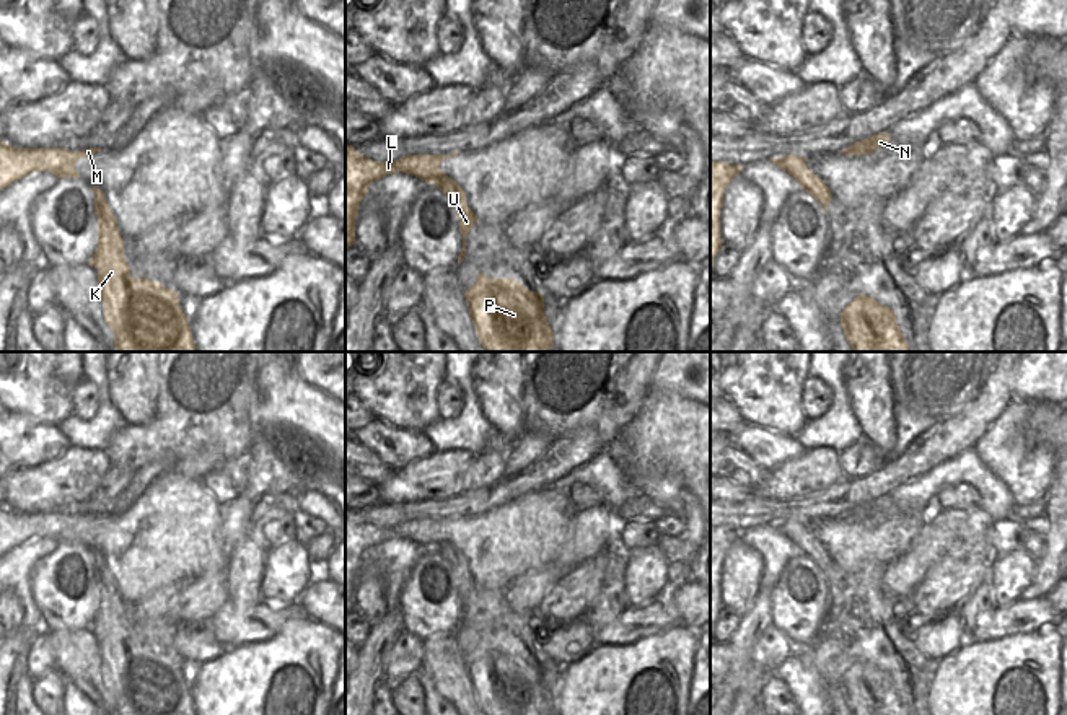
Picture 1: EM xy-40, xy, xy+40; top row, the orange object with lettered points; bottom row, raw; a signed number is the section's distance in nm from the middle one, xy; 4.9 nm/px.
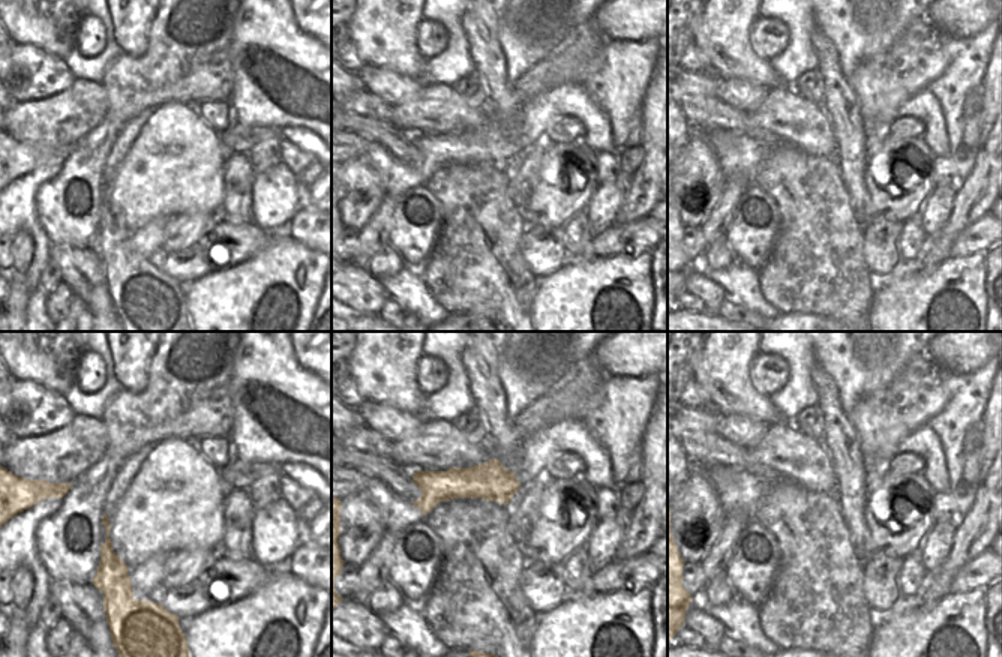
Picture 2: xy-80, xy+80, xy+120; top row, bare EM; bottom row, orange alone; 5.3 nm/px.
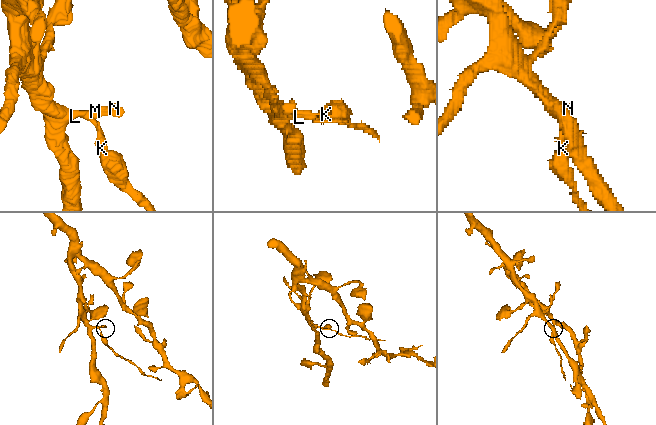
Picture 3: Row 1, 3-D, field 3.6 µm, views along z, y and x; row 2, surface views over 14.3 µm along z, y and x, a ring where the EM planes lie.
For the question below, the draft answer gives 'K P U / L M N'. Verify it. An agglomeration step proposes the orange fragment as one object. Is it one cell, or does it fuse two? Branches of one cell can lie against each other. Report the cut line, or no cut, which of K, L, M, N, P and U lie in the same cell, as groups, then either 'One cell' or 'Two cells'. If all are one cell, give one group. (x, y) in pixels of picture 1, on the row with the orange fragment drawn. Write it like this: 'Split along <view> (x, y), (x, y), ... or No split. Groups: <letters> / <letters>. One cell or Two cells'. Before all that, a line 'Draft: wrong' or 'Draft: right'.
Draft: right
Split along xy (465, 196), (453, 202). Groups: K P U / L M N. Two cells.

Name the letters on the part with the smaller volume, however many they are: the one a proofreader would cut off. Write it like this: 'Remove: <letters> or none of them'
Remove: K, P, U

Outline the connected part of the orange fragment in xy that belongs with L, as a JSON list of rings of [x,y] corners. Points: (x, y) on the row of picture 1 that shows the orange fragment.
[[[345,143],[345,249],[355,243],[355,218],[362,199],[368,194],[368,186],[386,174],[402,171],[427,184],[435,184],[453,204],[466,197],[463,187],[440,169],[445,158],[456,155],[458,151],[451,155],[406,155],[396,161],[373,161]]]

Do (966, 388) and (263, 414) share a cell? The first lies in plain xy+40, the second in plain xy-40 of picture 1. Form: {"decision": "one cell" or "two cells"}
{"decision": "two cells"}

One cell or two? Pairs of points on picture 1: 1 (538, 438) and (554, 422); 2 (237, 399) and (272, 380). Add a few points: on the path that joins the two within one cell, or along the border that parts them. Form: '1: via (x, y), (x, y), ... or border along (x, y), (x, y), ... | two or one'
1: border along (525, 430), (544, 430), (553, 438) | two
2: border along (258, 368), (256, 399), (248, 414), (250, 427) | two

